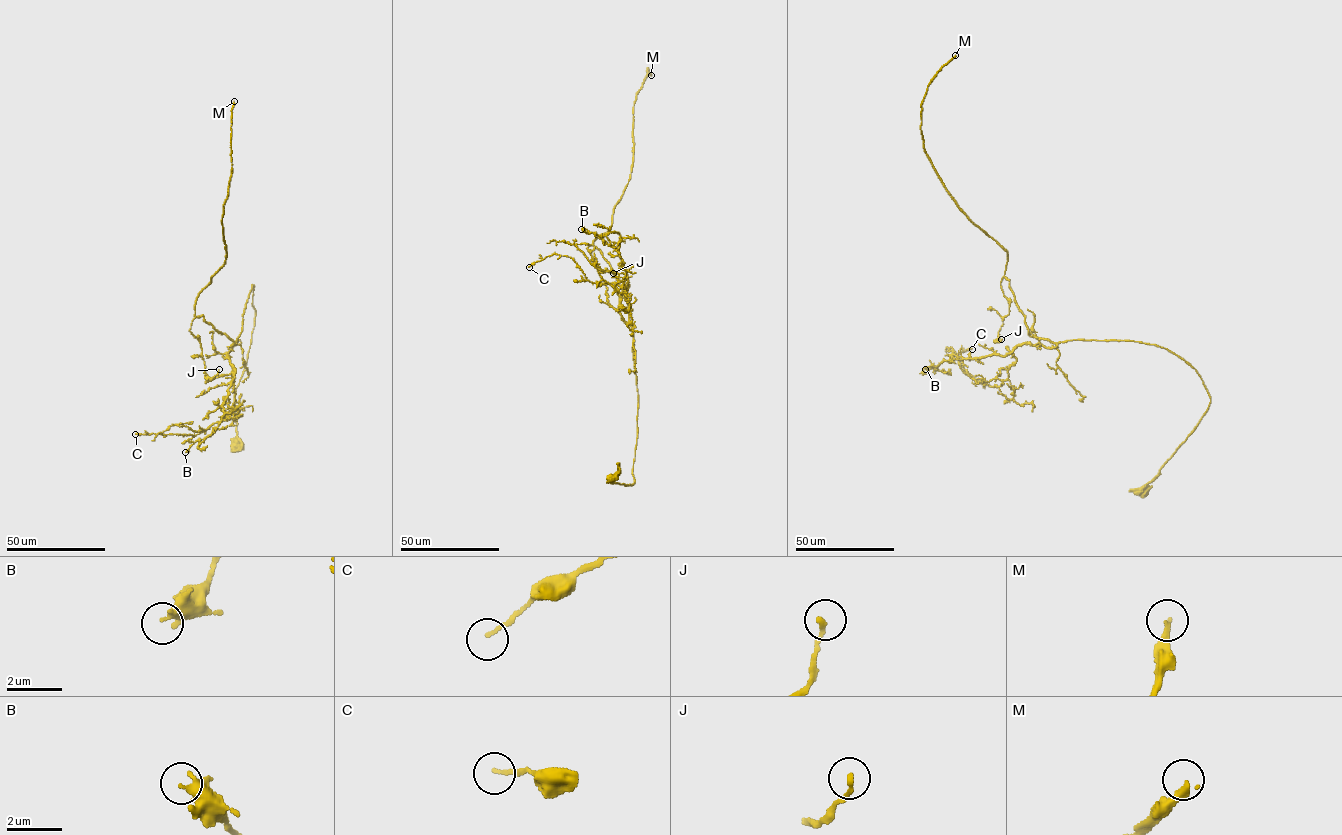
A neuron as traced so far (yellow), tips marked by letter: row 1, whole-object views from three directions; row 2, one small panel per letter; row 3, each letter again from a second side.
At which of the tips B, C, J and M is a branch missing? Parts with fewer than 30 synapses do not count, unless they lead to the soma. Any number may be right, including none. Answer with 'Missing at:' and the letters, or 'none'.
Missing at: M

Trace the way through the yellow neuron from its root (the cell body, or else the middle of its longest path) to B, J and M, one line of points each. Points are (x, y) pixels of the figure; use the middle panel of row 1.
B: (609, 478), (634, 483), (633, 329), (619, 309), (628, 282), (620, 234), (581, 229)
J: (609, 478), (634, 483), (633, 329), (627, 289), (589, 245), (597, 268), (613, 273)
M: (609, 478), (634, 483), (638, 398), (627, 289), (593, 244), (629, 180), (634, 104), (648, 67), (651, 75)

